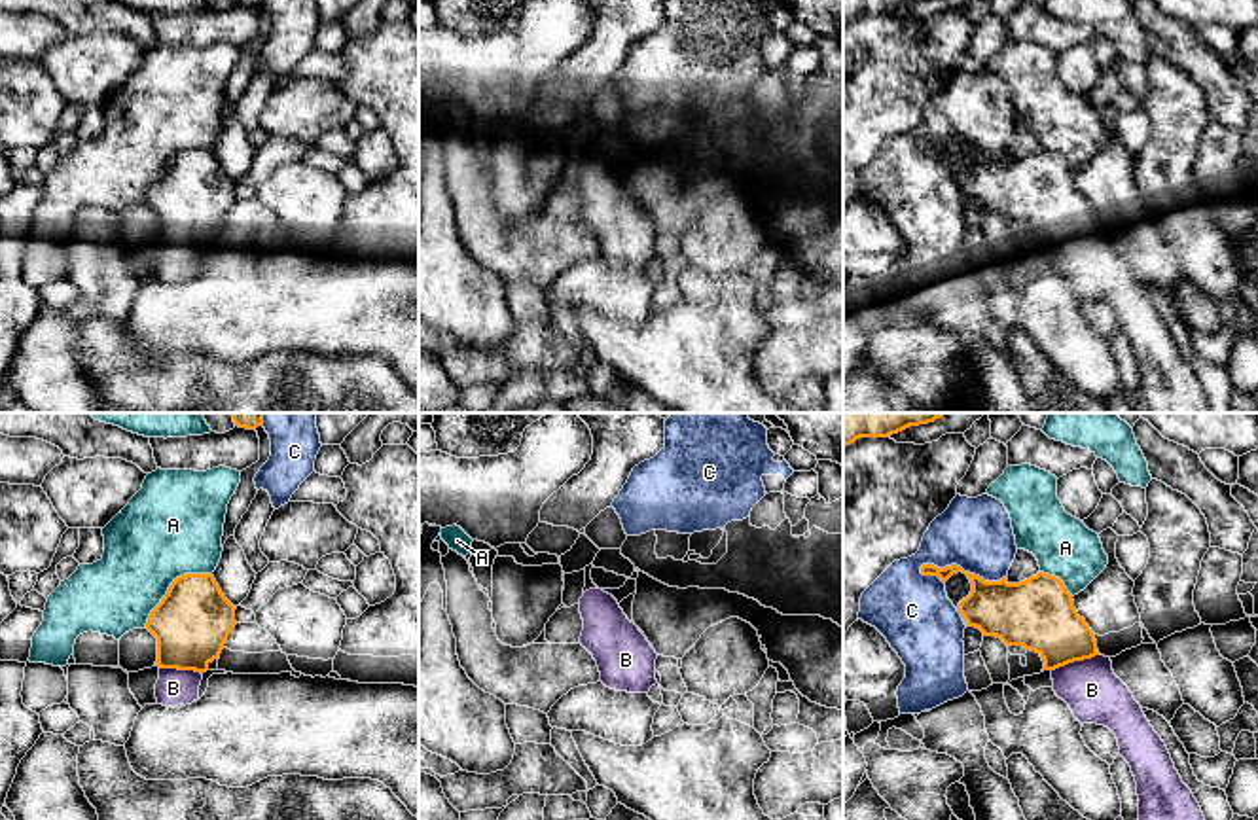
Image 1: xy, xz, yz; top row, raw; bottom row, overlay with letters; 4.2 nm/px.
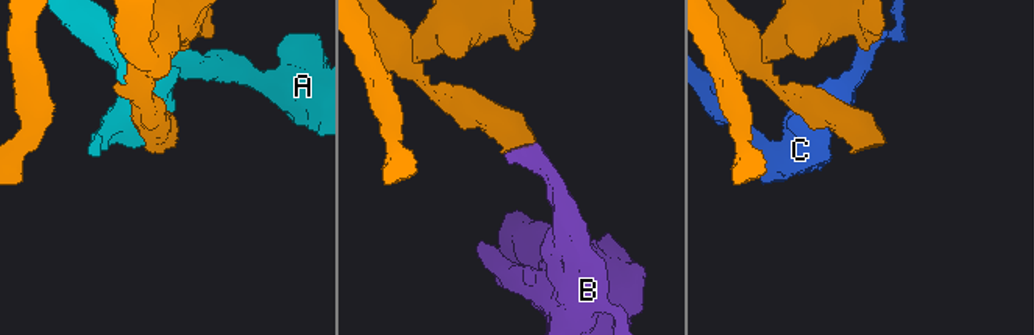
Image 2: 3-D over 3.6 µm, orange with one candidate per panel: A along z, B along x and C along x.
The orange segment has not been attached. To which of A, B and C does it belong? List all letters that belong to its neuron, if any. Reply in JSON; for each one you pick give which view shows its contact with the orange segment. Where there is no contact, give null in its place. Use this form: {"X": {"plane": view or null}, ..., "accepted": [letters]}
{"B": {"plane": "yz"}, "accepted": ["B"]}

